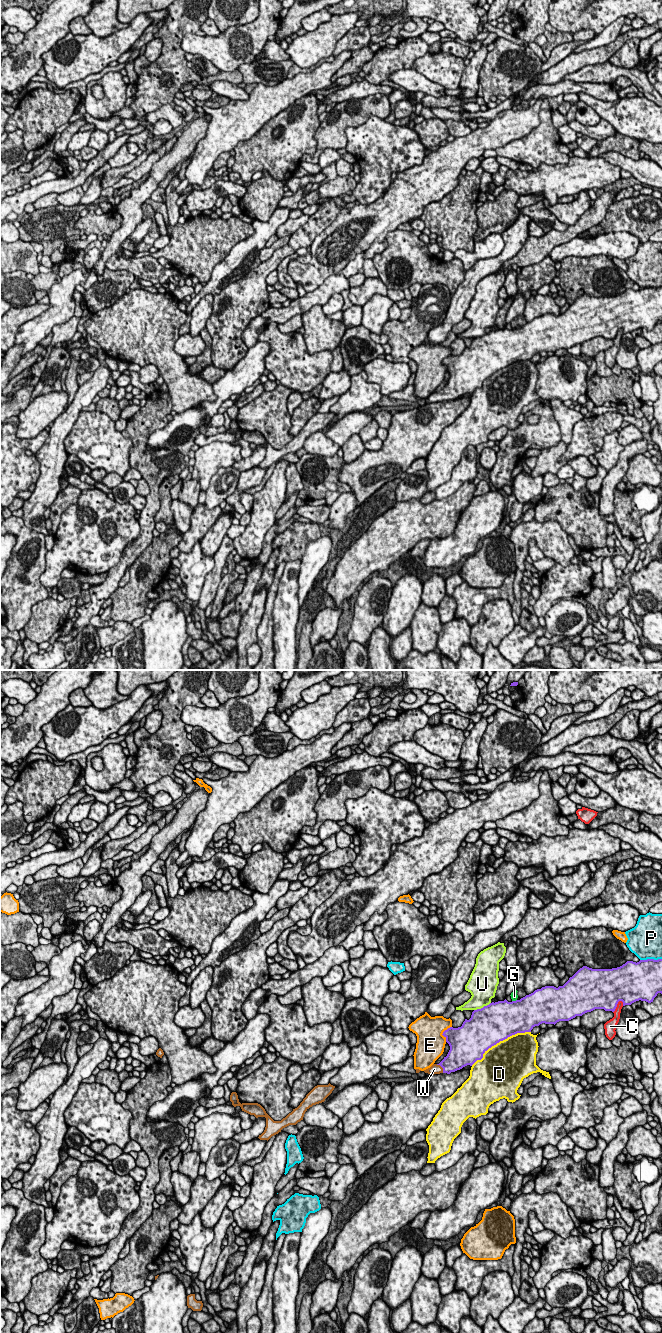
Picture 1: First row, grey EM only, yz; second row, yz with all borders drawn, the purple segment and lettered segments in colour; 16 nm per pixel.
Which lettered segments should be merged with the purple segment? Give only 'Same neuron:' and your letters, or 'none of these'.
Same neuron: W

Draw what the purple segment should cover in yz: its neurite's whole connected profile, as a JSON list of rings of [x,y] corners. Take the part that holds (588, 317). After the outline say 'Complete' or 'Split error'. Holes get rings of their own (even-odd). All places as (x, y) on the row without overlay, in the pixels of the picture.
[[[662,287],[640,288],[637,291],[627,289],[612,297],[583,294],[563,314],[545,314],[520,328],[508,330],[505,327],[474,338],[471,346],[465,347],[461,355],[450,355],[443,360],[450,378],[439,392],[433,392],[424,400],[430,403],[450,402],[467,393],[472,394],[500,369],[517,361],[531,360],[542,351],[555,353],[559,349],[569,349],[595,337],[614,340],[619,329],[623,330],[623,334],[639,328],[651,331],[658,321],[662,322]]]. Split error

